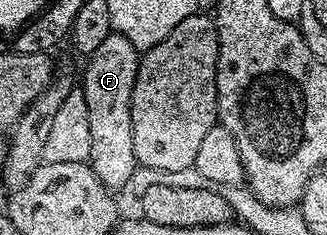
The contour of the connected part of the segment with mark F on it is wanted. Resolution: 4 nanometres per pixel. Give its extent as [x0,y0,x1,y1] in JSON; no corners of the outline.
[81,32,140,192]

